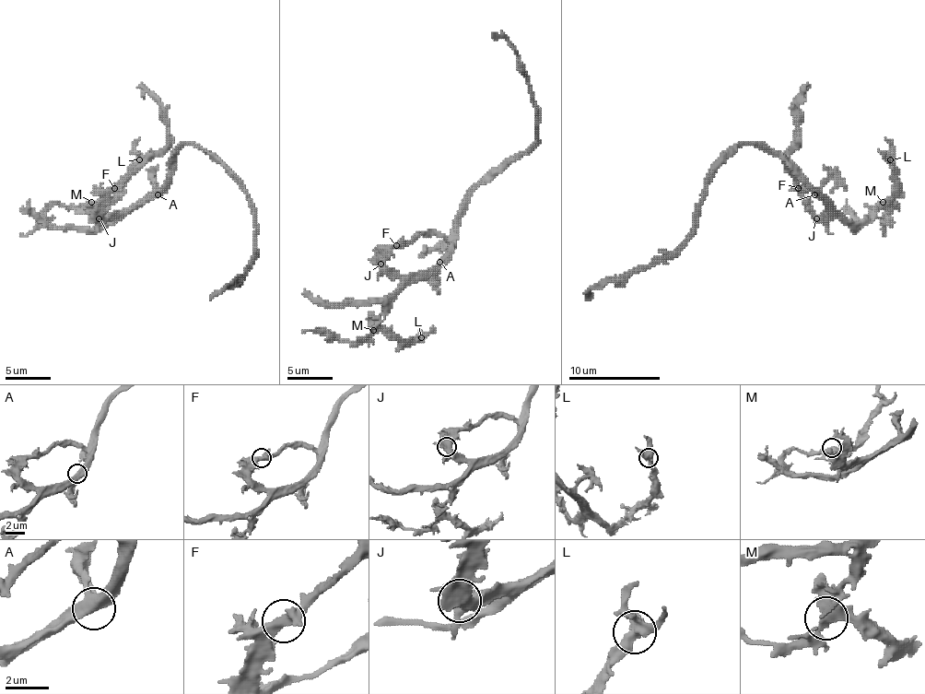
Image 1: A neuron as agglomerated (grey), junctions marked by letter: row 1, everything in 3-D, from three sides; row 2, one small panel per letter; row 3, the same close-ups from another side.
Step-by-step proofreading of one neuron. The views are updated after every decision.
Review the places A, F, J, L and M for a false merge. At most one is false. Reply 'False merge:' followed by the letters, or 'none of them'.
False merge: none of them

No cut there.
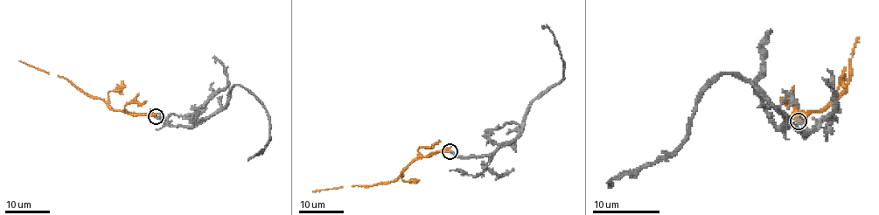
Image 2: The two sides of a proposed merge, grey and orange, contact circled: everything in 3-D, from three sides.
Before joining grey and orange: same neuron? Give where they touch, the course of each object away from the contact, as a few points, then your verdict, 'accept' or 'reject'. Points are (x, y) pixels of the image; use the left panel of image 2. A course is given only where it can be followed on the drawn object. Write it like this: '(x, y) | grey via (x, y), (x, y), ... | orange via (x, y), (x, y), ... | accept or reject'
(156, 116) | grey via (156, 116), (197, 126), (235, 85), (244, 87), (270, 128), (267, 144), (247, 161) | orange via (156, 116), (113, 111), (101, 99), (84, 94), (63, 78), (18, 60) | accept

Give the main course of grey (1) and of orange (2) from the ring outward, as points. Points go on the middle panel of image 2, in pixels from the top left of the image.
1: (449, 152), (466, 156), (491, 156), (519, 133), (529, 105), (564, 78), (562, 59), (554, 36), (541, 25)
2: (449, 152), (431, 152), (417, 157), (389, 182), (312, 192)

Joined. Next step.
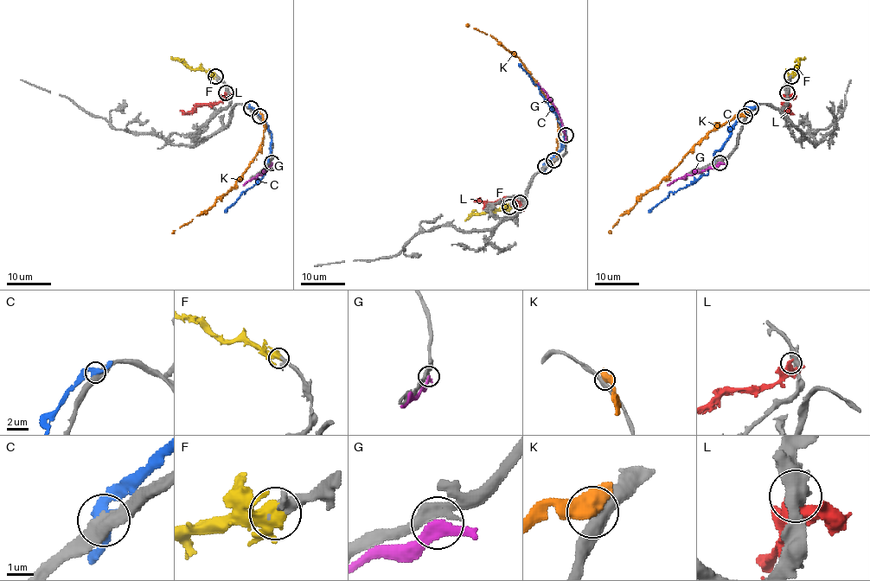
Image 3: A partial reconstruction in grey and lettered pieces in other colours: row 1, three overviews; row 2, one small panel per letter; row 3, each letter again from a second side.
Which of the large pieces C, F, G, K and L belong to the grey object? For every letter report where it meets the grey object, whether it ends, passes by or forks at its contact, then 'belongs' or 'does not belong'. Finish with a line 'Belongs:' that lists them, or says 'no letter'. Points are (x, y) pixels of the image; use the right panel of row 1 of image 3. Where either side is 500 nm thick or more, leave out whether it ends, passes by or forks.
C: (751, 108) | it passes by | does not belong
F: (791, 76) | belongs
G: (719, 162) | it passes by | does not belong
K: (745, 116) | does not belong
L: (787, 92) | does not belong
Belongs: F

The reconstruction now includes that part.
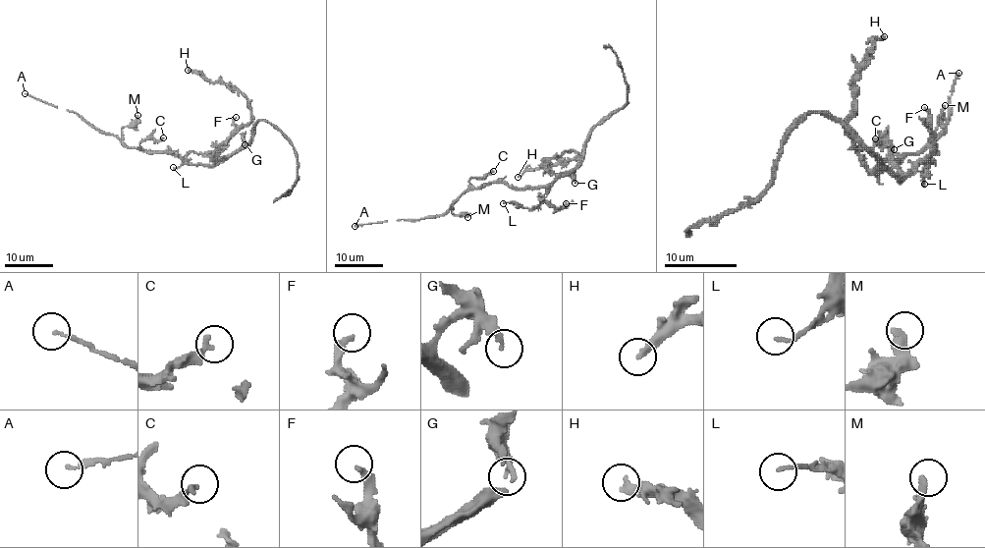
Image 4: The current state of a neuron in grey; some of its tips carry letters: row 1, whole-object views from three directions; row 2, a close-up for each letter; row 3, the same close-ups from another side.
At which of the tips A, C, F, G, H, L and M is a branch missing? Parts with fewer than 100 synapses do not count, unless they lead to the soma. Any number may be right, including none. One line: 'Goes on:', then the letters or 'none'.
Goes on: H

